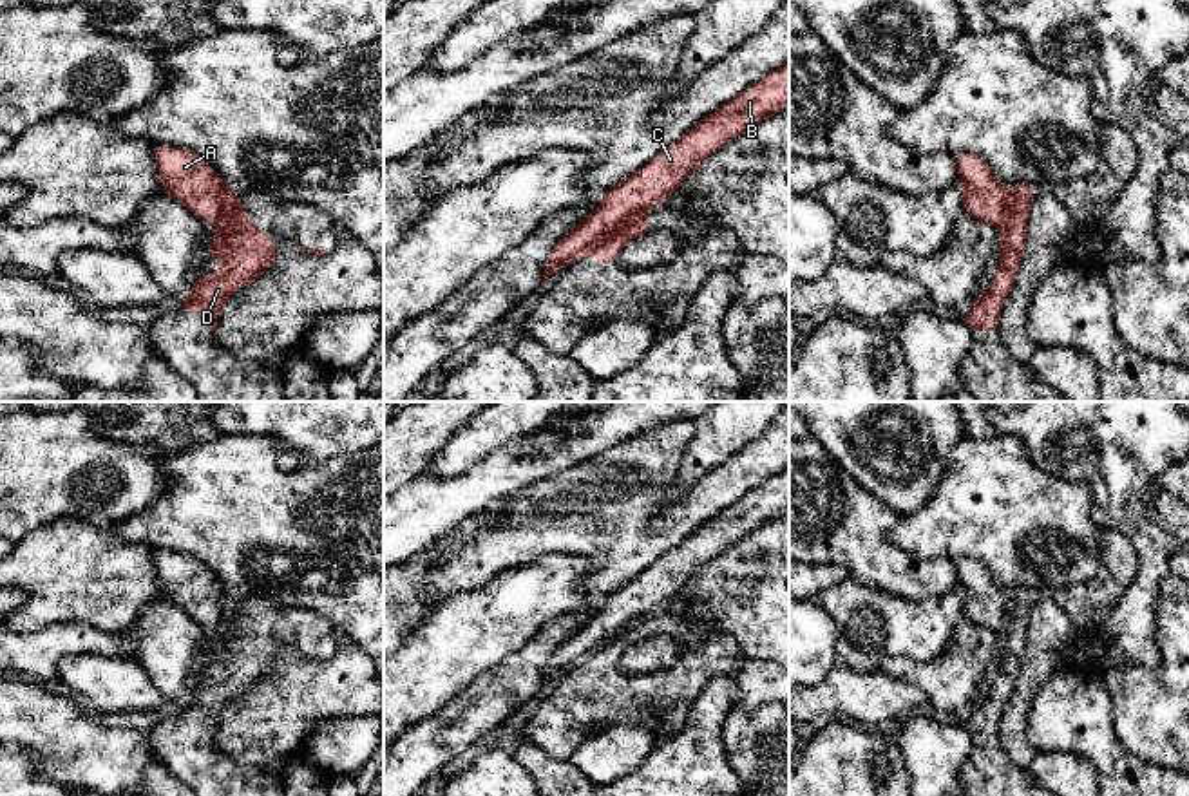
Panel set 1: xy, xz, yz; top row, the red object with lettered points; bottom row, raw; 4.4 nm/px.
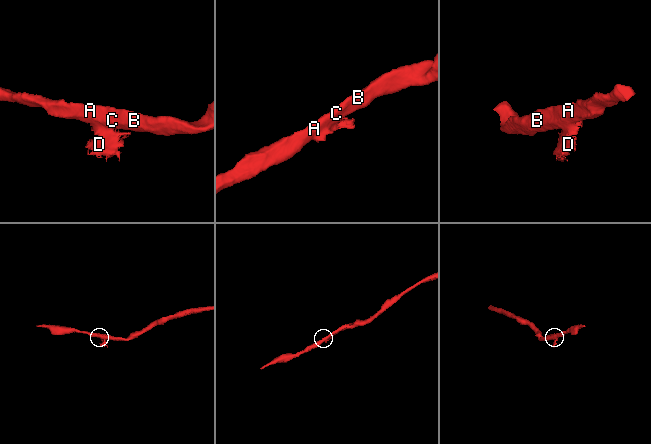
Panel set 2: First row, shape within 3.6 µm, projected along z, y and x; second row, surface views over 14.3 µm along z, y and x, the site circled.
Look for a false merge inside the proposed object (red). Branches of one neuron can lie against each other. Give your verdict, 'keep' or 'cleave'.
cleave

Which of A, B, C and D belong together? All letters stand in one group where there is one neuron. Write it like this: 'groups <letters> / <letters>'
groups A B C / D

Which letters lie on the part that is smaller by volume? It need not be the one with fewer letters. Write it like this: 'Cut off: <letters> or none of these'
Cut off: D

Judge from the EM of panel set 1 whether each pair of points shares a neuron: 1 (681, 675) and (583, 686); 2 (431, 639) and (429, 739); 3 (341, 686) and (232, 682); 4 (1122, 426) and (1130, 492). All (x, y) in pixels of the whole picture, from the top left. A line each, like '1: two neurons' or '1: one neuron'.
1: one neuron
2: two neurons
3: two neurons
4: one neuron

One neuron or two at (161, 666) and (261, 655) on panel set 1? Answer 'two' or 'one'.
two

